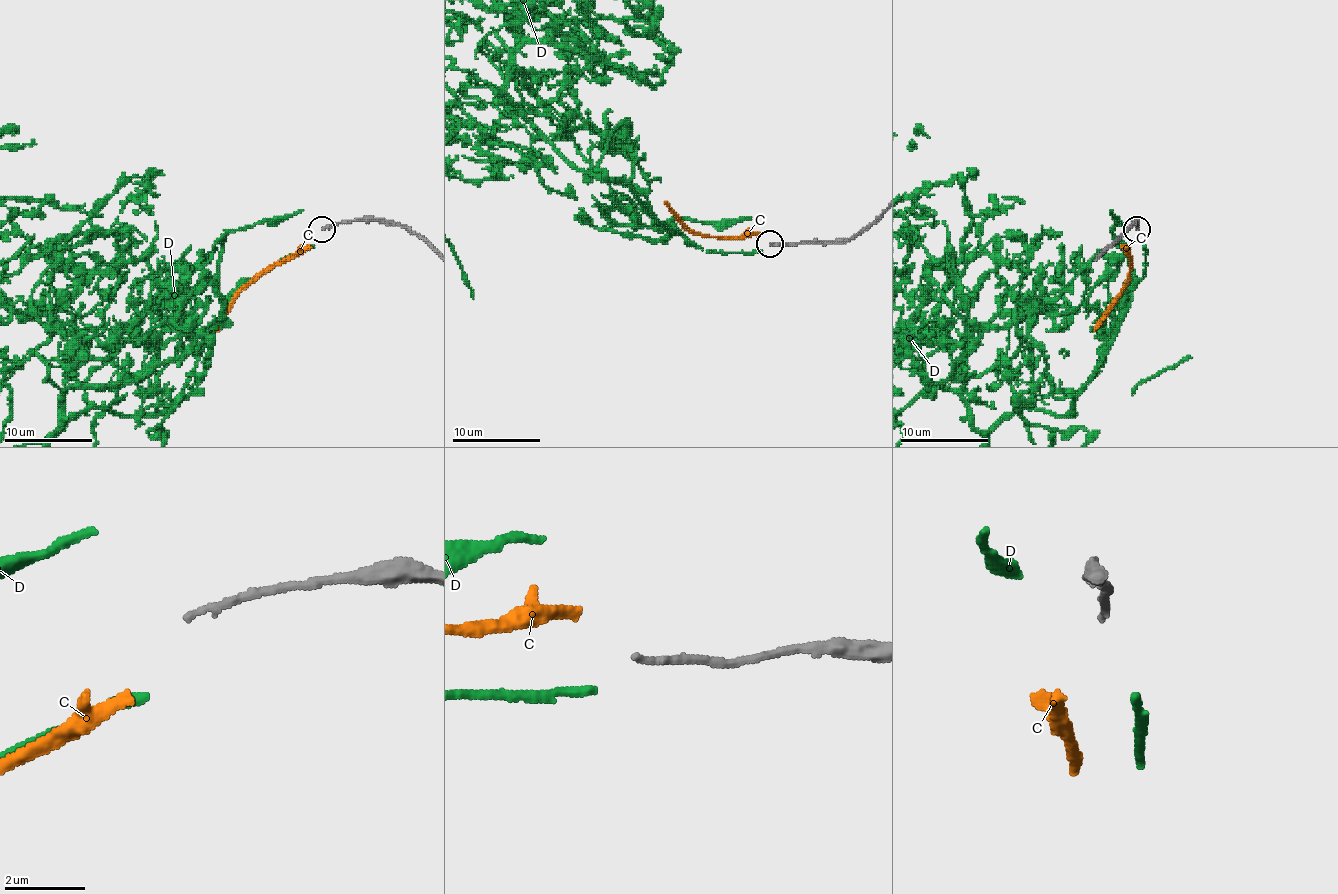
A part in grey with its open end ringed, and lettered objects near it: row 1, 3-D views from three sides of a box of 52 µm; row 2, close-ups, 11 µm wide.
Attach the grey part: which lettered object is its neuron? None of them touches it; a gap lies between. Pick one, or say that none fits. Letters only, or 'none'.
none

